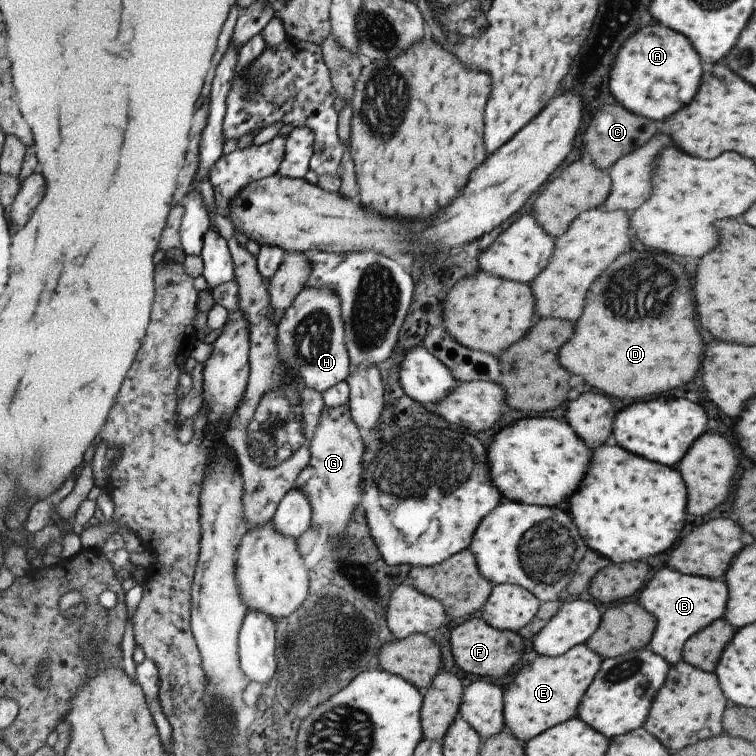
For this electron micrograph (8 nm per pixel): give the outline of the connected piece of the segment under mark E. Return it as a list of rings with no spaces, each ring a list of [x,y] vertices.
[[[586,644],[577,645],[558,657],[537,655],[517,671],[506,692],[506,726],[522,742],[535,738],[578,716],[579,707],[595,677],[602,668],[604,659]]]

